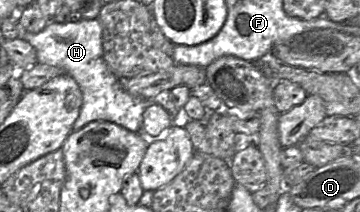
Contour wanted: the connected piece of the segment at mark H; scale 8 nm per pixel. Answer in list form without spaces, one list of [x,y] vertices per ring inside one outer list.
[[[82,18],[79,21],[67,21],[64,23],[49,21],[48,24],[38,33],[29,33],[20,27],[17,27],[17,31],[18,38],[28,41],[34,47],[37,54],[37,61],[39,63],[59,67],[65,73],[73,77],[79,85],[83,96],[83,103],[79,116],[72,126],[72,131],[78,131],[93,121],[109,121],[127,130],[133,132],[139,131],[139,133],[144,136],[142,131],[143,113],[149,101],[143,98],[135,97],[125,91],[120,84],[120,79],[108,67],[103,57],[102,27],[98,18]]]

